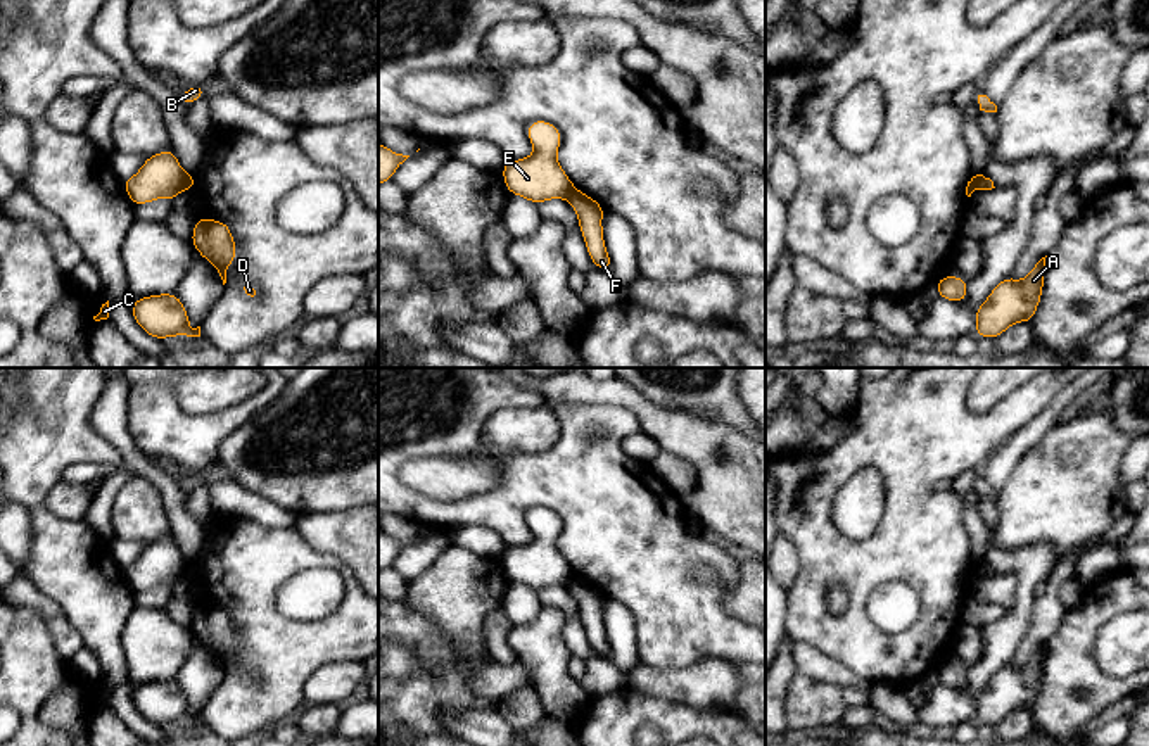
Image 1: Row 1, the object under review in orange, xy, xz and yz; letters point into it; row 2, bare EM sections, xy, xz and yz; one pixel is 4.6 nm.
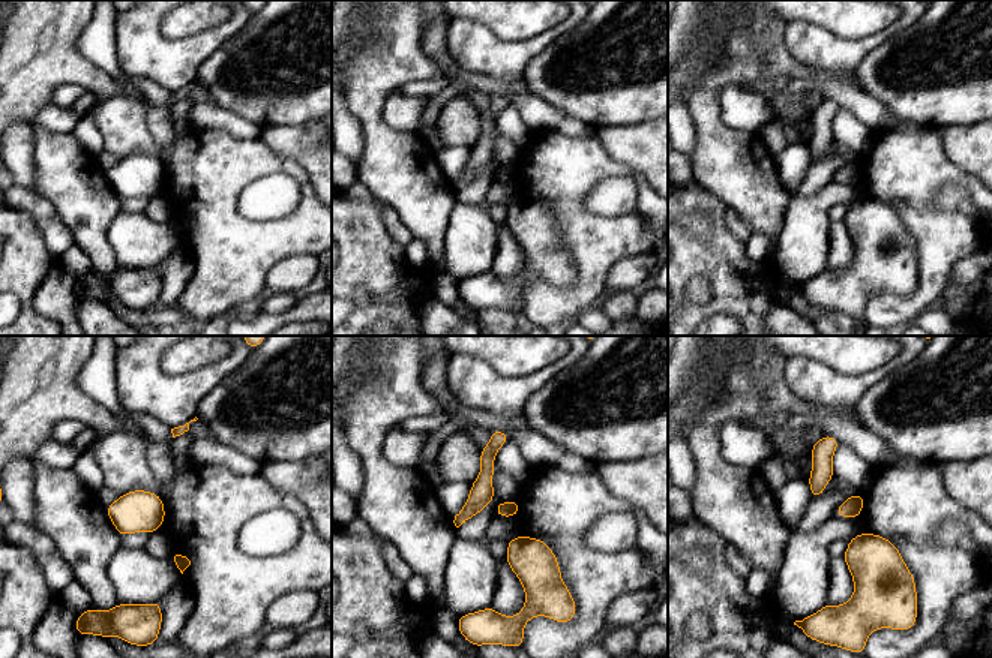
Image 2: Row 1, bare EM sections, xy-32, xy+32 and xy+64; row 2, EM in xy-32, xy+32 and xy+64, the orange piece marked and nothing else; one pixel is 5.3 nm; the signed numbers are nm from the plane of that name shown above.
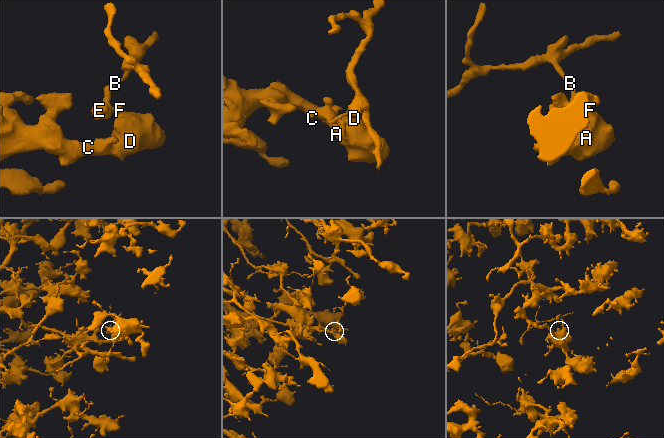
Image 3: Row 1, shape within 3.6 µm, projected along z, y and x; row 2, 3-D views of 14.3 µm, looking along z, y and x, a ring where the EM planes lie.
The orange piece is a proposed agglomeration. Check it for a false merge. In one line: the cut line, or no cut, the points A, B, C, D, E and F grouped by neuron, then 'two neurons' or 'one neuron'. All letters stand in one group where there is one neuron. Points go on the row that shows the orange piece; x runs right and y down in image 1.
xz (574, 189), (565, 197) | A C D F / B E | two neurons

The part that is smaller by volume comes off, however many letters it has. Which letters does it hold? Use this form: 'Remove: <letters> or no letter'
Remove: B, E

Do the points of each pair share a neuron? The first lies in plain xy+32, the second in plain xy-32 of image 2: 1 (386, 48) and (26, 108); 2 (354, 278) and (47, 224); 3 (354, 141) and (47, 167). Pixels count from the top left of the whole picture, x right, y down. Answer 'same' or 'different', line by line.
1: same
2: different
3: different

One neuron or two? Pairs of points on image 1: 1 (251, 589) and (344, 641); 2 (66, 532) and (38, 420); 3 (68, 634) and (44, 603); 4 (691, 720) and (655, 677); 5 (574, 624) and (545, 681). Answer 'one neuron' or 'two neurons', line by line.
1: one neuron
2: one neuron
3: one neuron
4: two neurons
5: two neurons

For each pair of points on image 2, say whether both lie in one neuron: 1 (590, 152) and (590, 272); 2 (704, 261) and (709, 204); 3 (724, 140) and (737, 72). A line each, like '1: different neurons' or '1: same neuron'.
1: same neuron
2: same neuron
3: same neuron

